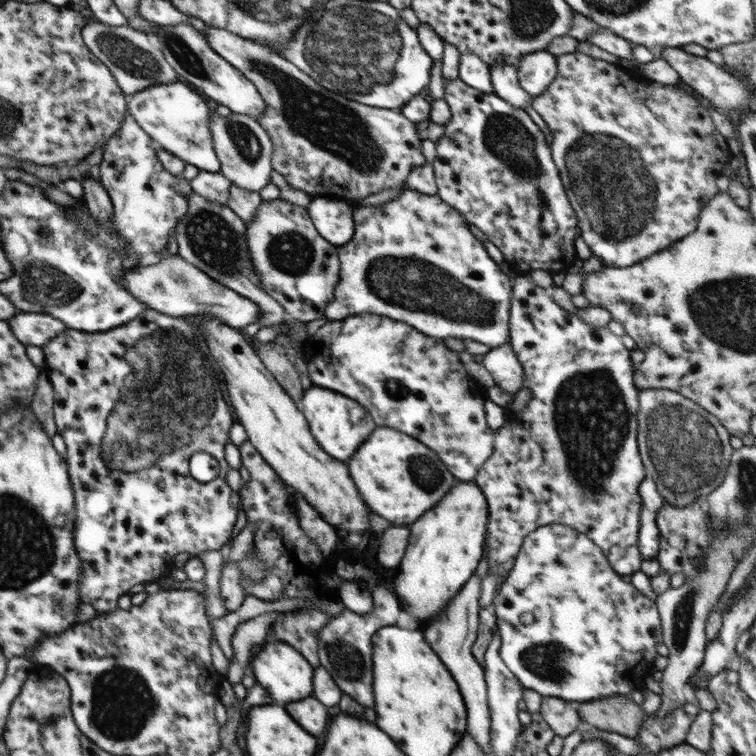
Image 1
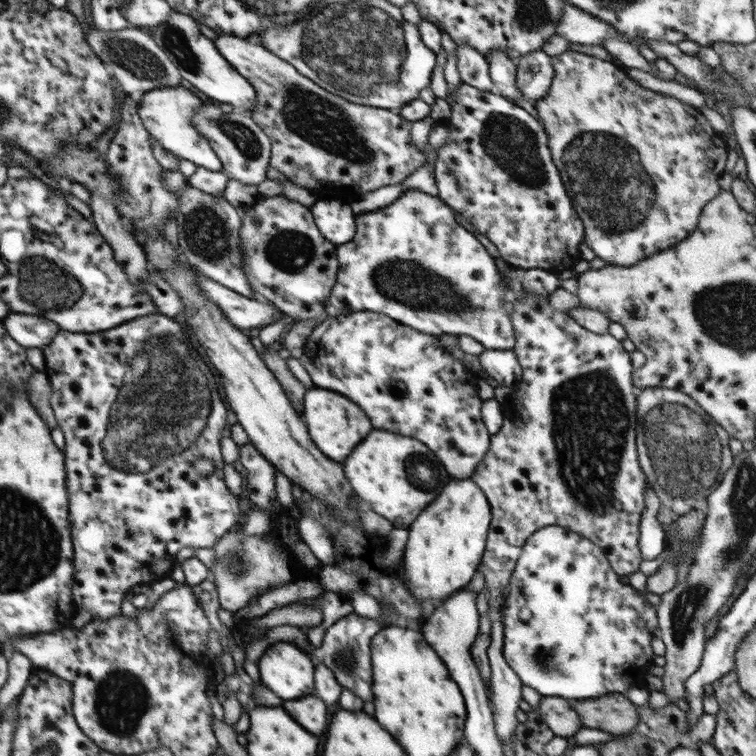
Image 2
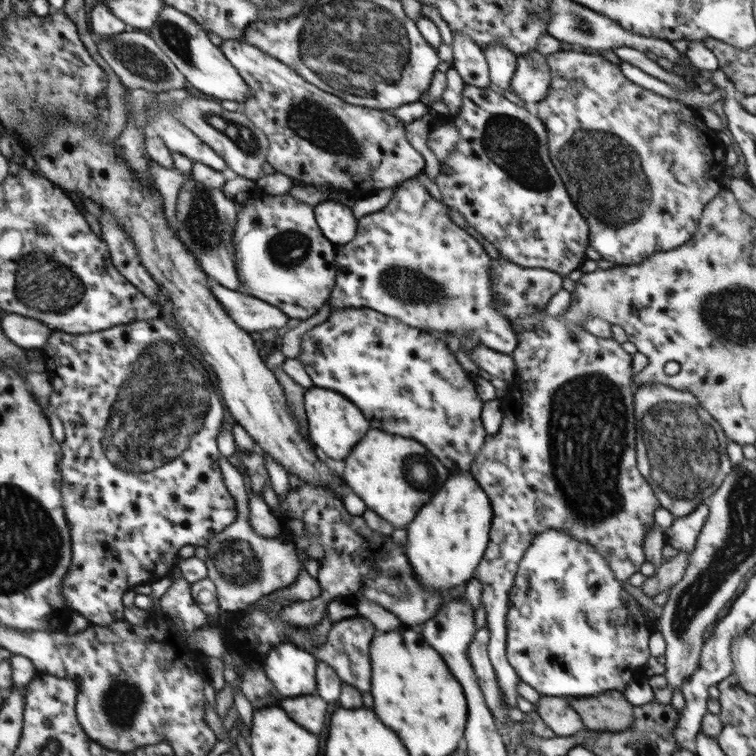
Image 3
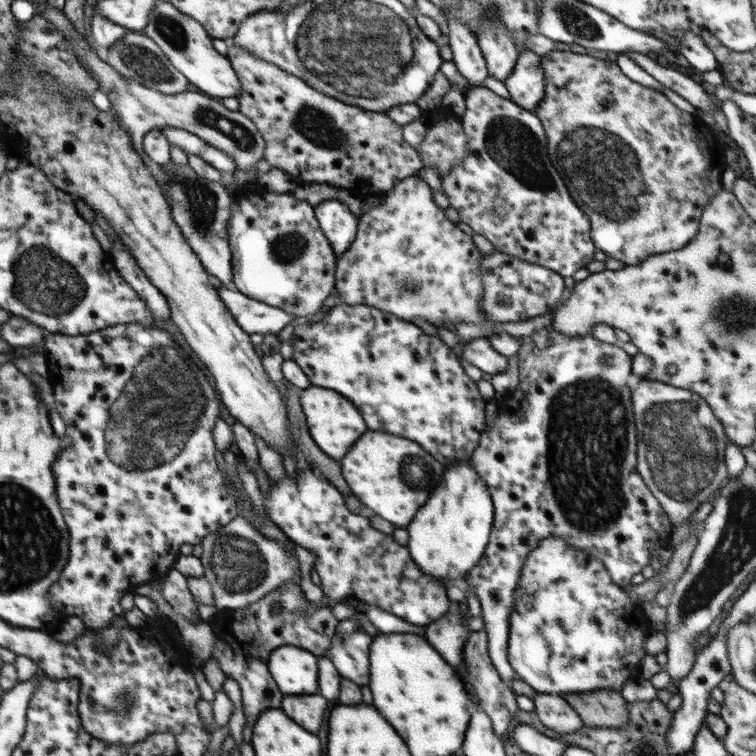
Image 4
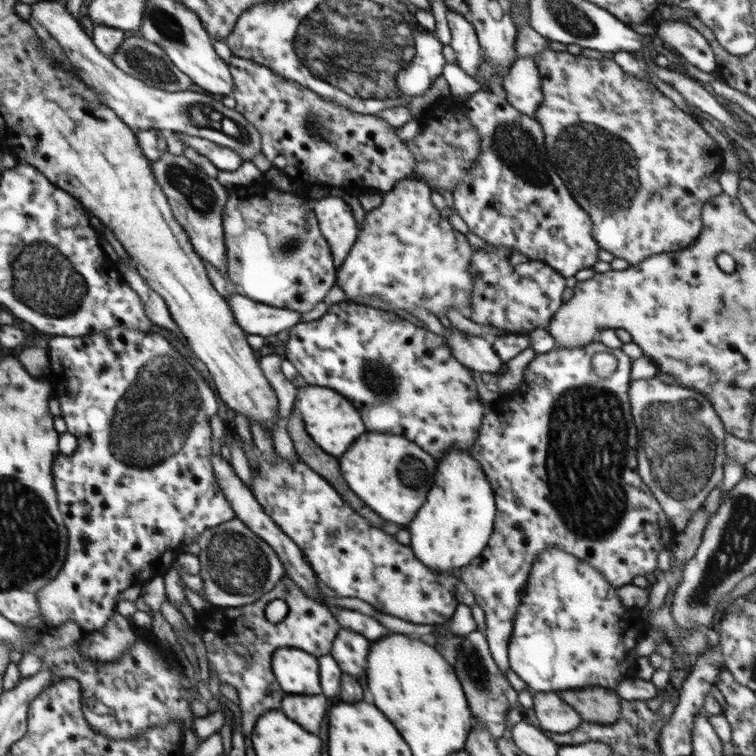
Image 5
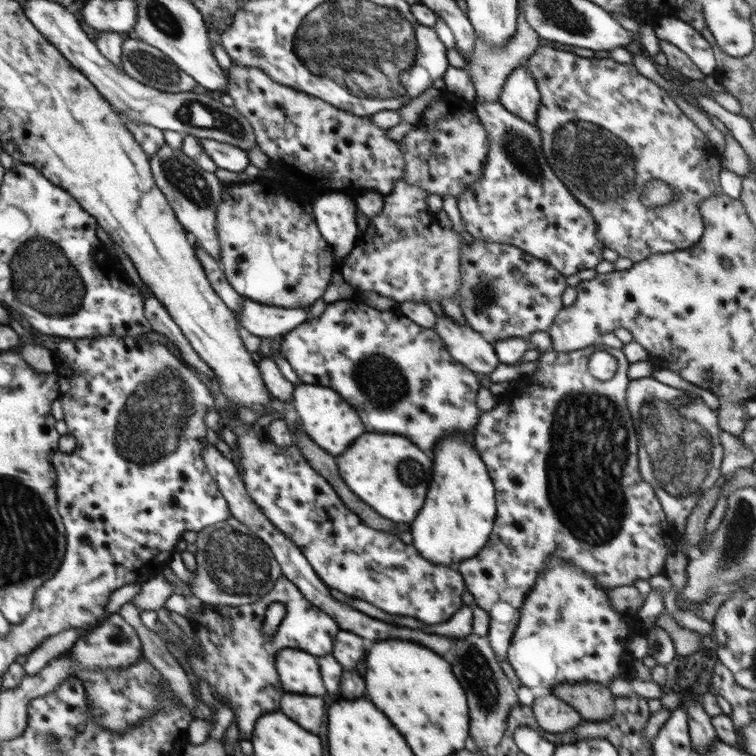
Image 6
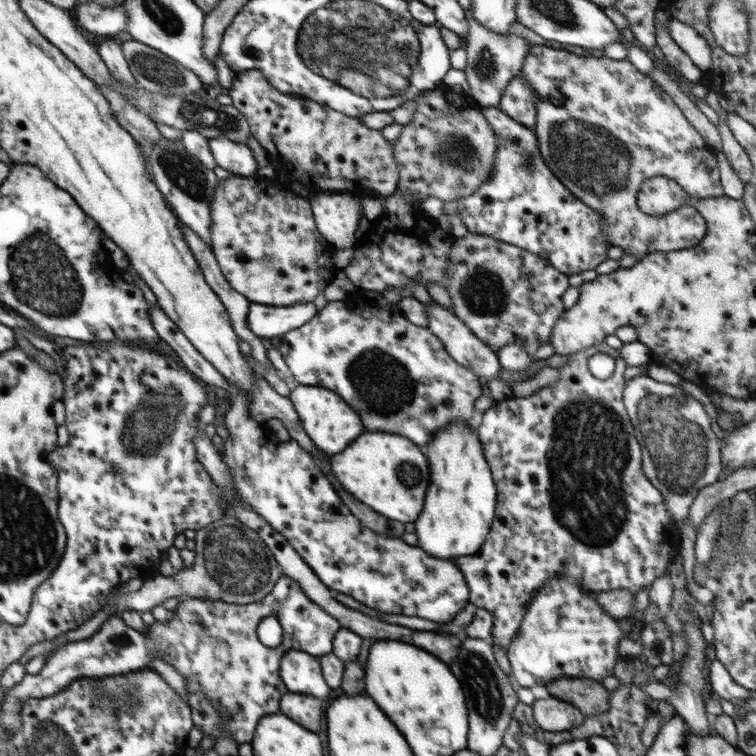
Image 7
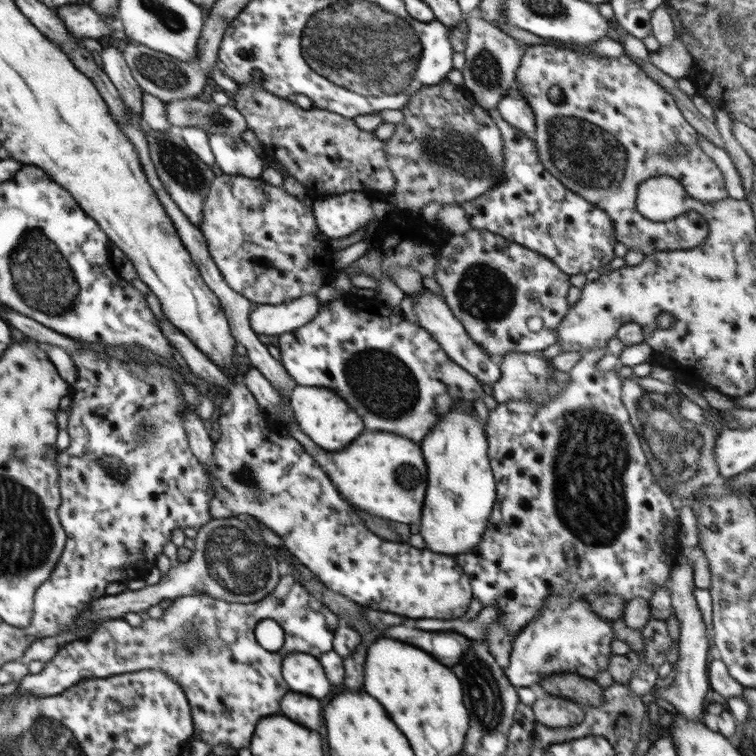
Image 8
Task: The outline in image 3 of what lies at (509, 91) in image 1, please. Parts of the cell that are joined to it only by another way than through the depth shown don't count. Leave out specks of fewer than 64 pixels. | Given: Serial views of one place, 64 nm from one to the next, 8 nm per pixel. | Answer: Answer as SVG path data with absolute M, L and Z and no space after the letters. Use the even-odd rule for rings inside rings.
M488 44L482 48L489 66L489 78L495 89L509 90L516 72L517 56L504 44Z

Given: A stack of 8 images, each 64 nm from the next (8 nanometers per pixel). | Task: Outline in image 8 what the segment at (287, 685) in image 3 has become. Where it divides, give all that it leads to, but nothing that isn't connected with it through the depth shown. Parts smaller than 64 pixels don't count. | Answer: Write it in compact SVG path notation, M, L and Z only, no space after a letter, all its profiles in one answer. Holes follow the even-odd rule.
M303 652L287 654L282 661L281 672L292 692L324 698L332 690L318 657Z

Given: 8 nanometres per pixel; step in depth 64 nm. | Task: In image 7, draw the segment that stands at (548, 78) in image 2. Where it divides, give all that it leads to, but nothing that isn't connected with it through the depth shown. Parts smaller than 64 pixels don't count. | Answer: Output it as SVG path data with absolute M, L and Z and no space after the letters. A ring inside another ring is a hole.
M518 73L504 89L498 107L512 119L535 130L536 105L534 105L534 100L536 98L538 98L536 91L525 80L525 76Z

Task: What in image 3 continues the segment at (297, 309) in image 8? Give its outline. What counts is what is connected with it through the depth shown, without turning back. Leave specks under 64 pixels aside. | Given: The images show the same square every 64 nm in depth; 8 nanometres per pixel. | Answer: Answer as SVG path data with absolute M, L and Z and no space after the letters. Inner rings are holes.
M220 284L210 286L210 290L224 305L225 312L246 332L261 332L269 328L283 331L289 321L284 312L264 300L226 289Z

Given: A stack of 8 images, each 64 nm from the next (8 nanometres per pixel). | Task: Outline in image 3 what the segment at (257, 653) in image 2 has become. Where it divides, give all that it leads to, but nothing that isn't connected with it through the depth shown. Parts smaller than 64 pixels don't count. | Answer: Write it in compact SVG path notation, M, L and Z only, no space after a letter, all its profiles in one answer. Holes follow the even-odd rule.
M354 616L334 622L328 631L328 639L322 647L315 648L312 646L305 632L299 629L292 628L287 631L287 637L291 643L308 651L317 660L324 660L326 664L330 664L342 682L354 686L360 692L370 692L371 660L369 646L374 634L377 633L378 630L367 618ZM344 636L346 636L346 640L344 640Z

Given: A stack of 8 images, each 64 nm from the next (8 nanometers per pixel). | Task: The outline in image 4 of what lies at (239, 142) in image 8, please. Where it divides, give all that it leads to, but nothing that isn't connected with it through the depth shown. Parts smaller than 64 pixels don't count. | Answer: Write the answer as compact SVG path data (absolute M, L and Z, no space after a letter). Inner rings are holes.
M170 125L160 128L160 130L162 134L165 134L171 146L182 148L186 155L198 156L218 171L236 170L236 164L234 164L234 160L228 154L224 154L218 148L214 148L214 146L202 140L202 138L198 138L195 134Z

